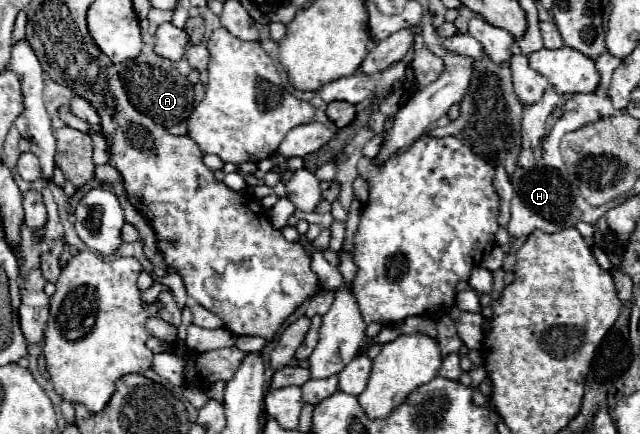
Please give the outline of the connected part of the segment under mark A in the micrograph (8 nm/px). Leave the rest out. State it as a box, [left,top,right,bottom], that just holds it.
[119,32,193,128]

